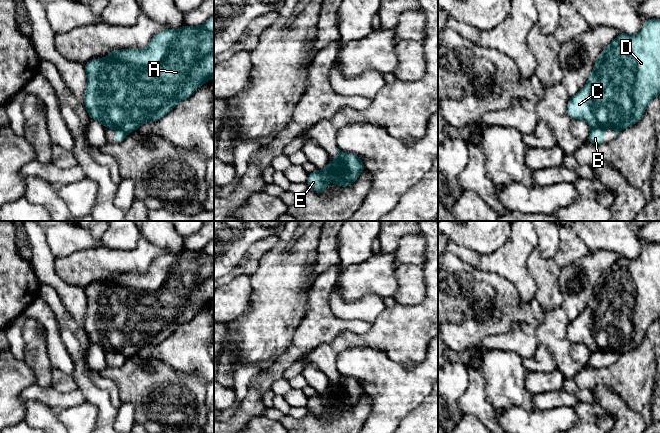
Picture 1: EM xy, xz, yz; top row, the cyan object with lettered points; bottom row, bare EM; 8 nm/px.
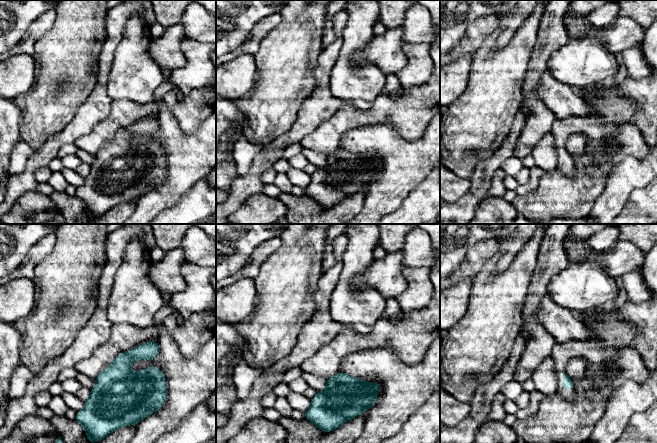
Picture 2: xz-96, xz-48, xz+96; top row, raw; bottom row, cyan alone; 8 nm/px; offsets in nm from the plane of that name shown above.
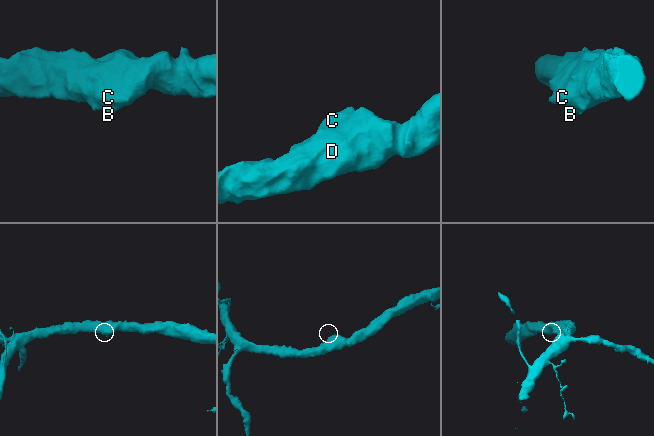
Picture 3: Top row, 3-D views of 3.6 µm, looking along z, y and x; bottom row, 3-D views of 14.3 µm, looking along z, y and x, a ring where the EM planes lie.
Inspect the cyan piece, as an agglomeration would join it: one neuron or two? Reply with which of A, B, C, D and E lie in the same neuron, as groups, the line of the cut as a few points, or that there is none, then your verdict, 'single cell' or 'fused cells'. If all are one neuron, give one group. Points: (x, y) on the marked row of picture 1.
A C D E / B; cut in xz along (340, 151), (340, 163), (345, 168), (349, 176), (348, 179); fused cells

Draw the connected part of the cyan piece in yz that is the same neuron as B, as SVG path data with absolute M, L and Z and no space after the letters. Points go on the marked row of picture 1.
M591 127L589 138L586 143L592 143L592 144L604 144L604 129L615 129L617 131L617 134L614 136L614 139L617 138L618 134L620 133L620 129L613 128L613 127Z

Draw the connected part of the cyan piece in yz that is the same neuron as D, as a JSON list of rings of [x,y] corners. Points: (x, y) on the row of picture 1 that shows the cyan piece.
[[[649,18],[636,35],[620,32],[598,56],[587,84],[567,103],[567,114],[575,120],[584,120],[591,127],[613,127],[623,130],[637,123],[648,103],[660,94],[660,19]]]

